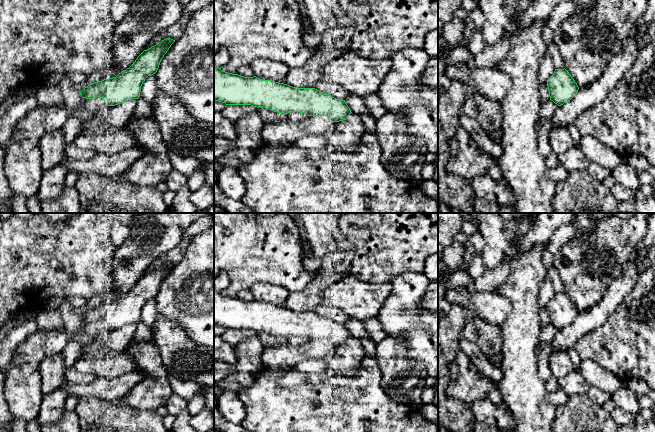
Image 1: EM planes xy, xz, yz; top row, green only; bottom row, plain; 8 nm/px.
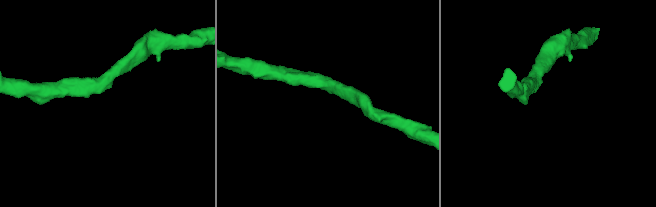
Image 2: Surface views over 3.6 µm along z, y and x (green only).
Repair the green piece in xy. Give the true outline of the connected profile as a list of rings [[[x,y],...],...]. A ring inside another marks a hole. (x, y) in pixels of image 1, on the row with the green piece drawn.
[[[166,38],[144,50],[135,62],[116,77],[94,82],[80,93],[82,98],[100,97],[105,106],[115,106],[125,101],[138,99],[145,79],[157,72],[160,62],[175,40]]]

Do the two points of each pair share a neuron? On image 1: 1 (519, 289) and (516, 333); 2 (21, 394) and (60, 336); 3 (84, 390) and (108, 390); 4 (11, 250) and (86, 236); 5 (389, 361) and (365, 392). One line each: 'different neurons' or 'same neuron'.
1: same neuron
2: same neuron
3: same neuron
4: same neuron
5: different neurons

